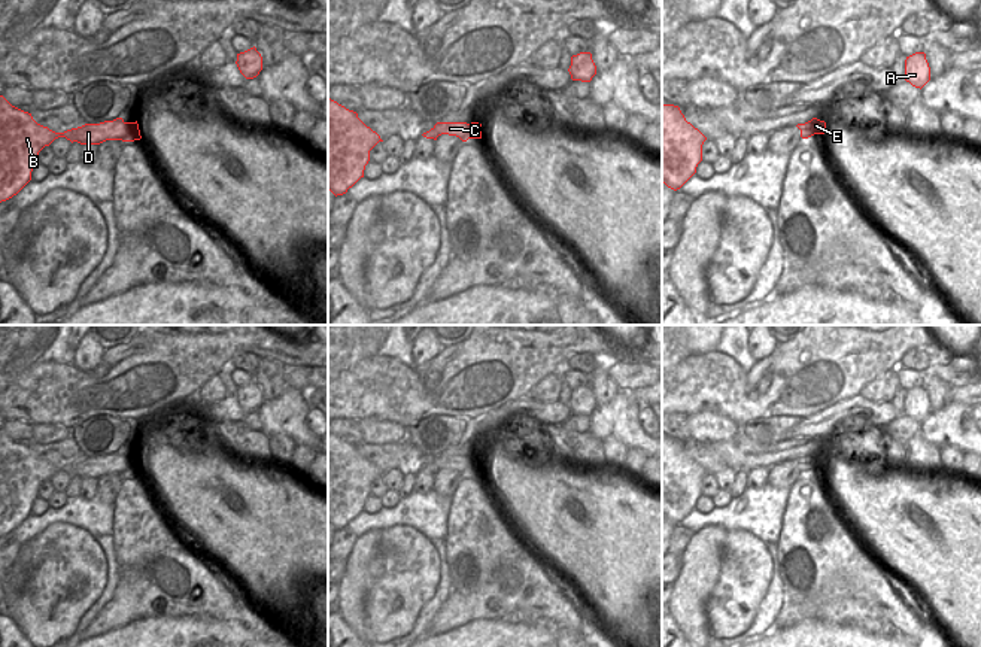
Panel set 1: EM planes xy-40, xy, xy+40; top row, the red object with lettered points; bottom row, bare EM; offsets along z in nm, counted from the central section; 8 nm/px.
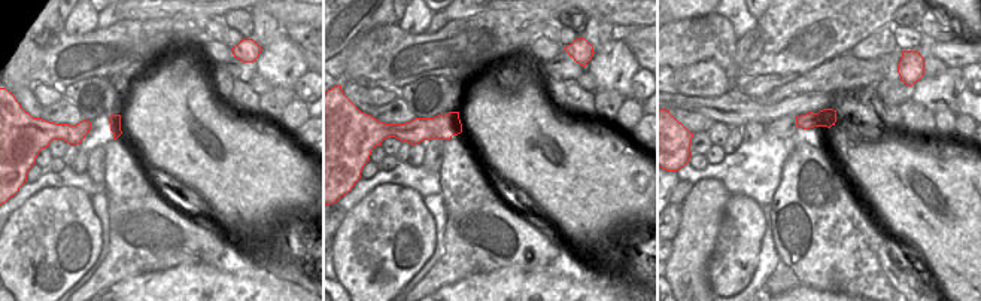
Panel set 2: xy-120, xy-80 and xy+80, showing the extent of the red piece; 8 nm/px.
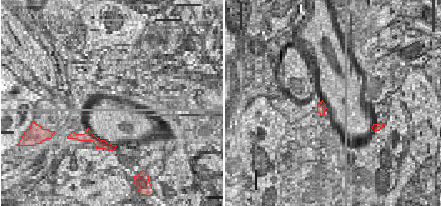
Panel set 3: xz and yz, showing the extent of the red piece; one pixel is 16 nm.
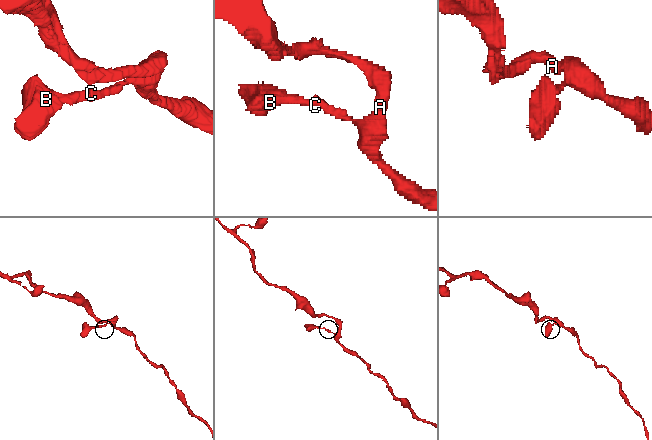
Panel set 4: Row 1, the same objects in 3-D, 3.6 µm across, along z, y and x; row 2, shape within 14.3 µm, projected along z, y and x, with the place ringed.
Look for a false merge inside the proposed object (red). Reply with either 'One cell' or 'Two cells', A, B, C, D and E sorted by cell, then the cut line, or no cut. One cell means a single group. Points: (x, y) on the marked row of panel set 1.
One cell. Groups: A B C D E. No split.

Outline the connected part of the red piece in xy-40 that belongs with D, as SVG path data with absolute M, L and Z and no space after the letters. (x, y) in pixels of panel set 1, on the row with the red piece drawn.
M0 95L0 203L16 195L31 180L39 152L58 137L81 145L142 139L137 121L125 122L122 118L55 133Z

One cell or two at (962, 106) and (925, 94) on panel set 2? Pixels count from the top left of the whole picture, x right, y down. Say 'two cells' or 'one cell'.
one cell

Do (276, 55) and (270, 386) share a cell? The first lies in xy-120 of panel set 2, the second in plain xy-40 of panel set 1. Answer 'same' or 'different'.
different

